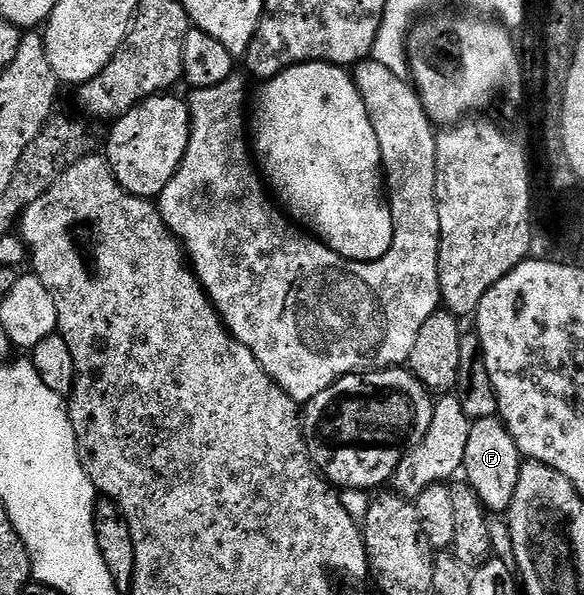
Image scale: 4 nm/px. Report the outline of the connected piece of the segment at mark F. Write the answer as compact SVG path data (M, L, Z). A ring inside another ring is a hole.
M495 417L476 419L471 422L468 433L468 450L464 452L462 462L464 479L478 494L487 512L509 512L523 462L521 453L516 449L516 441L512 441L512 433L508 433L501 419Z

